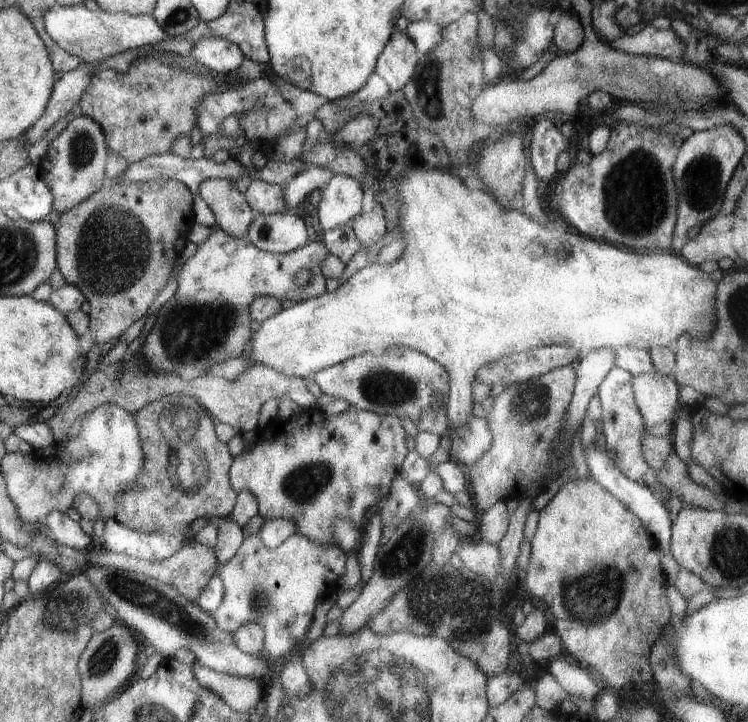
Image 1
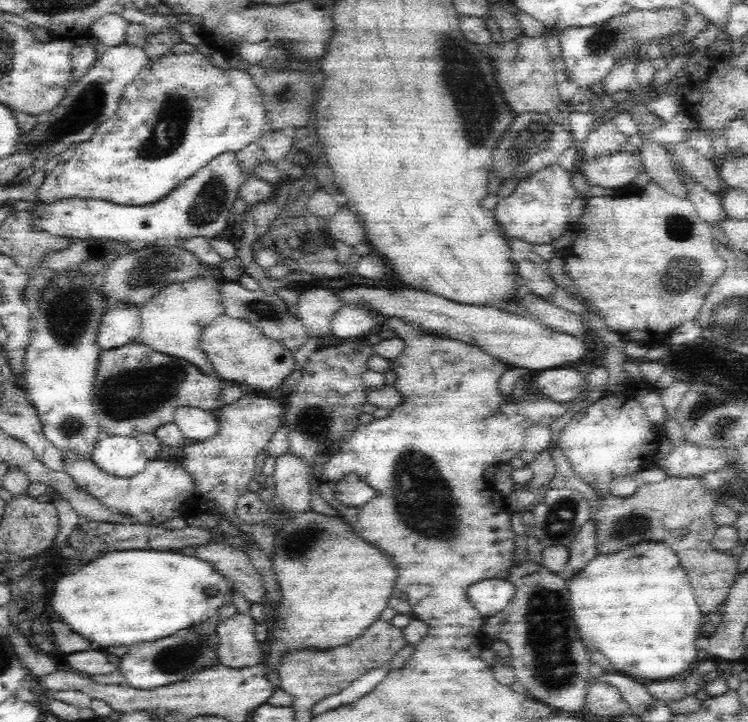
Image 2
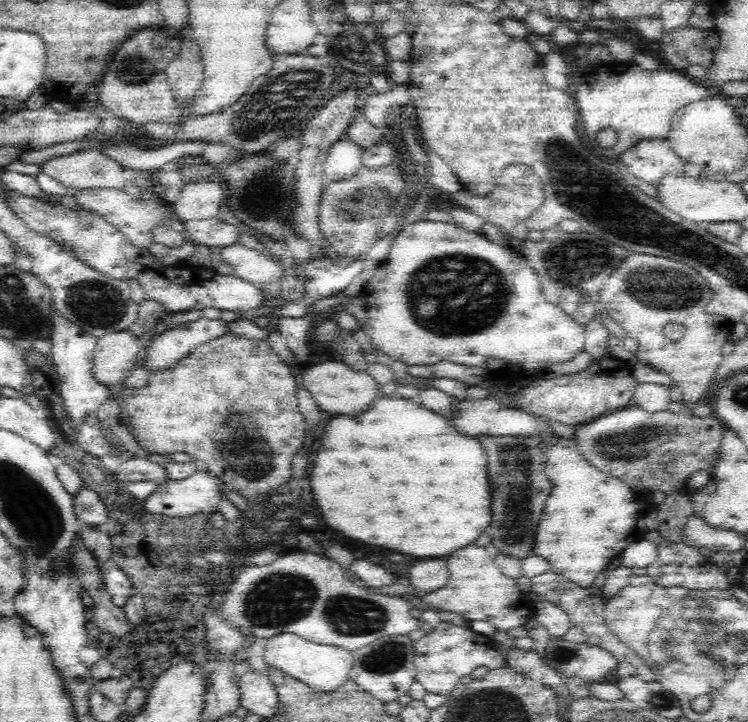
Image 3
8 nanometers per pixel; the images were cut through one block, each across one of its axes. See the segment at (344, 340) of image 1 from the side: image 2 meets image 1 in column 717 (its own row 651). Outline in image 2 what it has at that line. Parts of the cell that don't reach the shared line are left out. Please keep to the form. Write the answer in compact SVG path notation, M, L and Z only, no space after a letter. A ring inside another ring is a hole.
M310 510L296 514L275 536L273 571L275 572L282 602L280 615L273 615L267 606L269 617L270 654L265 665L276 671L288 650L311 648L328 650L336 646L346 646L356 640L369 626L380 618L382 610L388 606L392 594L397 592L398 570L392 560L384 556L376 546L372 546L354 532L352 525L344 518L326 516Z

